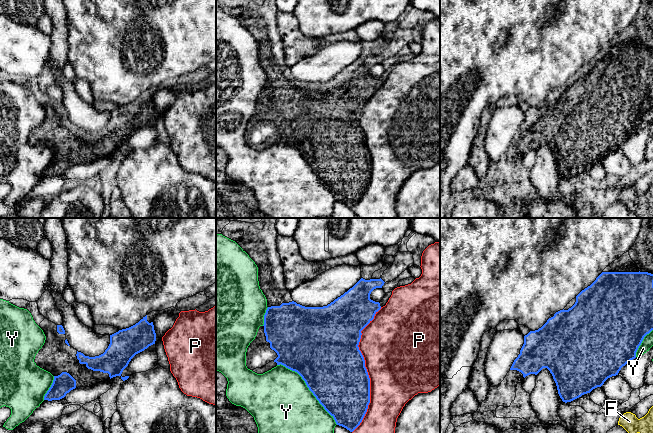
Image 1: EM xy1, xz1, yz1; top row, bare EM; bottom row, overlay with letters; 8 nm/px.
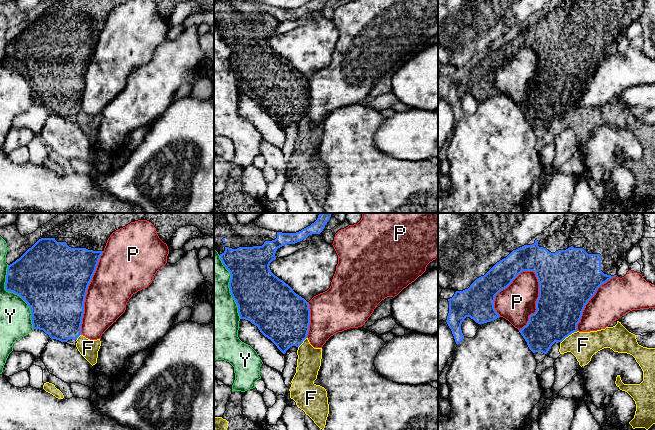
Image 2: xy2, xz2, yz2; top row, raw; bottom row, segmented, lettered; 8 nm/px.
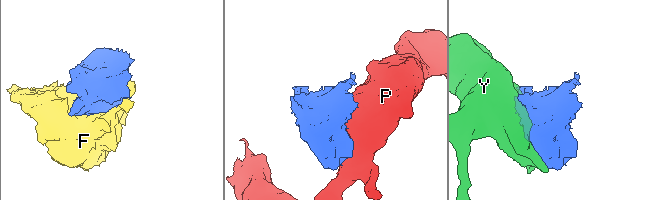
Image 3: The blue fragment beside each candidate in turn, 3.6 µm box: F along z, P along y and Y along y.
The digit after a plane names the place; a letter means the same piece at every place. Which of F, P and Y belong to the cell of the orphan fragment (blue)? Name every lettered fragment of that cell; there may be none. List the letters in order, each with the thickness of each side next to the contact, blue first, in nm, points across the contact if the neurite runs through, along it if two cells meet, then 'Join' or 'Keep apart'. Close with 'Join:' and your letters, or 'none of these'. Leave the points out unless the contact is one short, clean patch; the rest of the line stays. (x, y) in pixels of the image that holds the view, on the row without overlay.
F: Thickness 380 nm (blue) against 220 nm. Boundary: yz2 (577, 107), (569, 110), (560, 119). Keep apart
P: Thickness 480 nm (blue) against 500 nm. Keep apart
Y: Thickness 500 nm (blue) against 500 nm. Keep apart
Join: none of these

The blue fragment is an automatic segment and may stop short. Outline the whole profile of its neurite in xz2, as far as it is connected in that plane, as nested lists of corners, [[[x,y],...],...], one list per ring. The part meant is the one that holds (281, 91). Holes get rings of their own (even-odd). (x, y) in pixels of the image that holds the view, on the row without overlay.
[[[214,0],[214,25],[226,45],[230,48],[230,69],[238,82],[240,95],[250,97],[260,108],[270,115],[277,124],[285,130],[292,123],[299,123],[307,114],[310,100],[310,85],[308,78],[296,70],[283,56],[270,46],[270,39],[276,35],[278,24],[287,20],[295,20],[312,10],[320,10],[326,0],[311,0],[296,9],[282,9],[259,4],[255,0]]]

